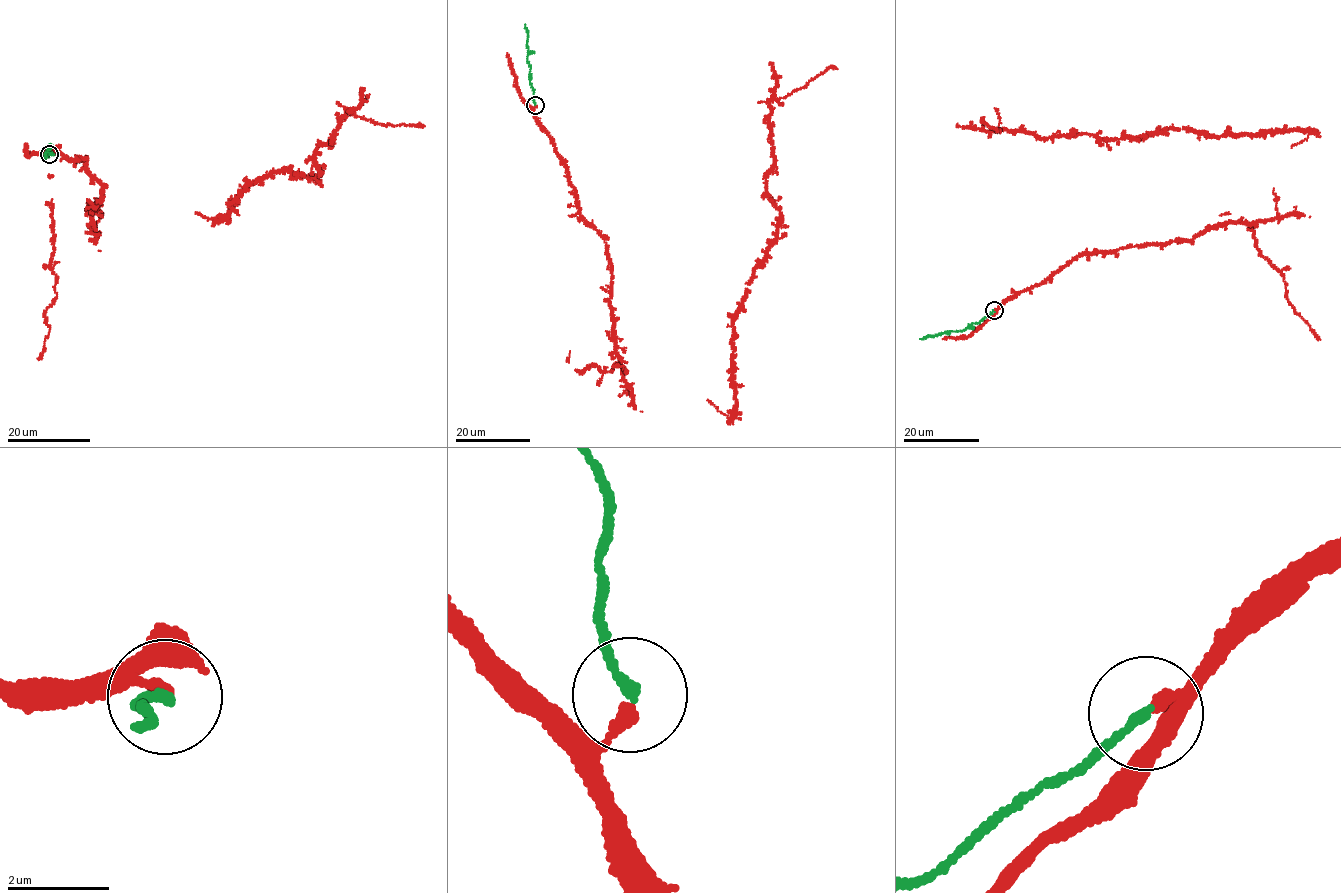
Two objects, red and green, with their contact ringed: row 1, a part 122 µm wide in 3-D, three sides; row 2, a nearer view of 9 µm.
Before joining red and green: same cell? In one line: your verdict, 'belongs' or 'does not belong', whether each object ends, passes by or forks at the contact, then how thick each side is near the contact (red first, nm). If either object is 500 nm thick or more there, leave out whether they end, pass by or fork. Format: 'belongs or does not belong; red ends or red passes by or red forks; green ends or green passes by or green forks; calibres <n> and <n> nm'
does not belong; red ends; green ends; calibres 240 and 200 nm

